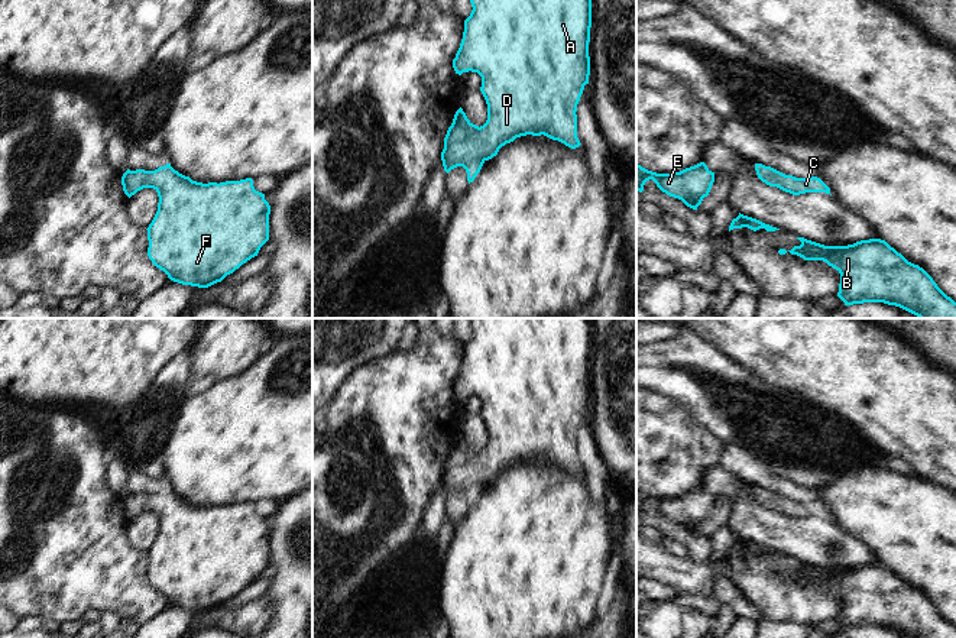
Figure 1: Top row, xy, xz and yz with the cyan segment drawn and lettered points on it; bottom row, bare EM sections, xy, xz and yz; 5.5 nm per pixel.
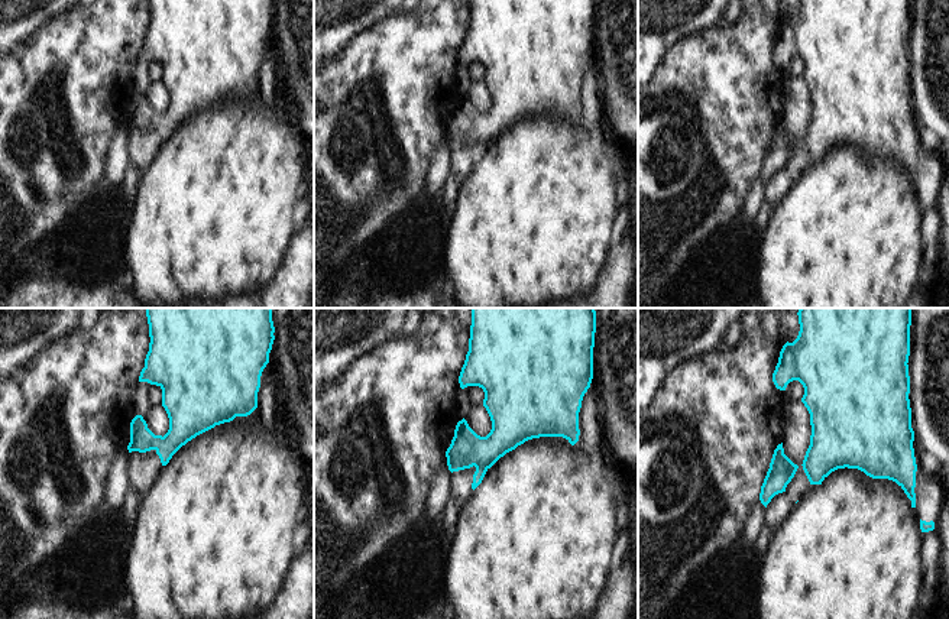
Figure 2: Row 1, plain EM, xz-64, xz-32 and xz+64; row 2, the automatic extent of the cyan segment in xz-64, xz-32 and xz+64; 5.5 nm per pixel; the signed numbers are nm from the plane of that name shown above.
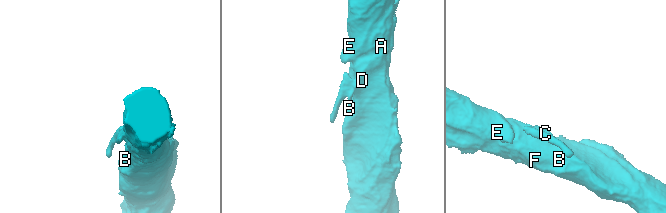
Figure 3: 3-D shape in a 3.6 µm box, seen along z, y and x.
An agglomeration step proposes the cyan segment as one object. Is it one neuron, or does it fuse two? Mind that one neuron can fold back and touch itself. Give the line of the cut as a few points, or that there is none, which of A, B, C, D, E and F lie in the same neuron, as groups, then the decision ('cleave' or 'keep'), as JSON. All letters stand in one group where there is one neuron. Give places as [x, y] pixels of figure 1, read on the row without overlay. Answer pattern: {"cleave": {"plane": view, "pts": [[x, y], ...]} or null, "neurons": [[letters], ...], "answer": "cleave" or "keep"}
{"cleave": null, "neurons": [["A", "B", "C", "D", "E", "F"]], "answer": "keep"}

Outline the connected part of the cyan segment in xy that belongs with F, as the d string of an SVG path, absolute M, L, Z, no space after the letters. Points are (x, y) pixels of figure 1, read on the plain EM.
M166 488L155 495L127 493L121 501L121 509L129 522L143 512L153 512L158 516L158 535L146 553L148 580L174 606L208 612L257 580L260 571L269 564L270 529L265 524L265 518L255 514L252 502L202 508L179 498L171 488Z

